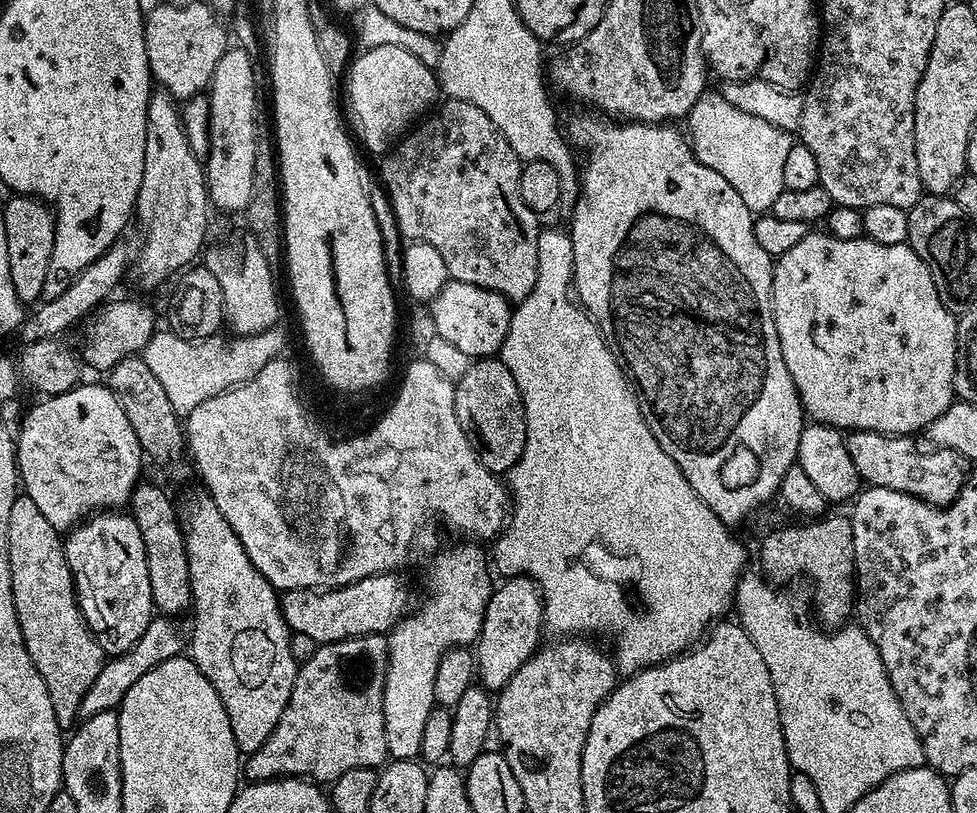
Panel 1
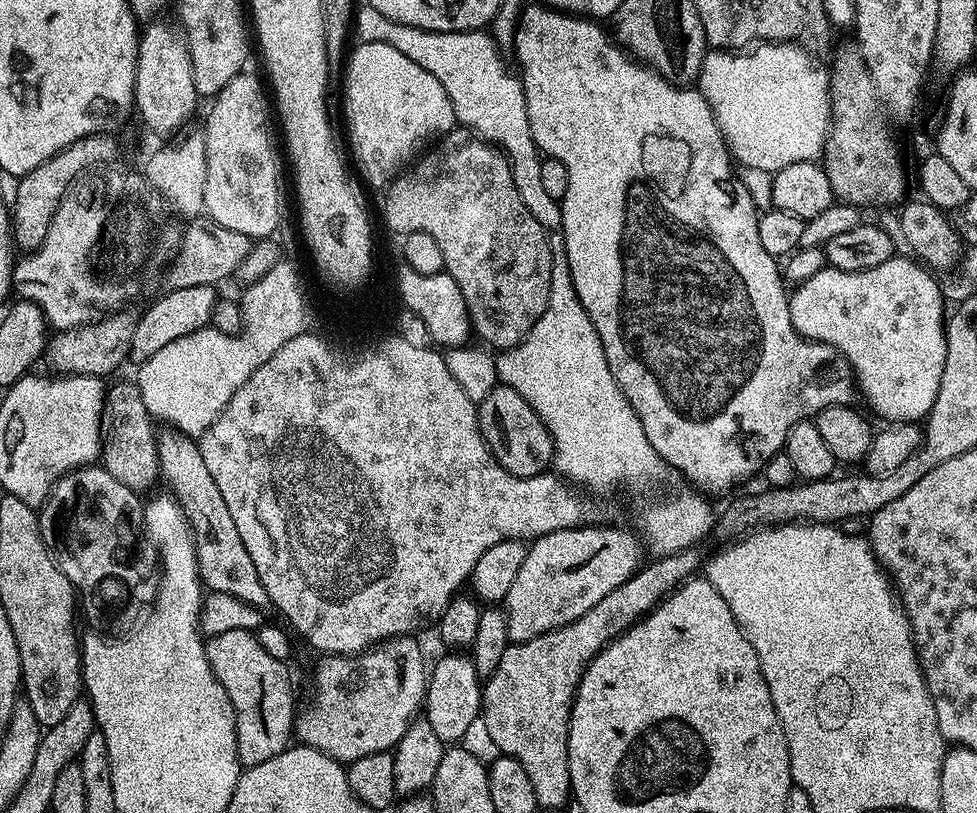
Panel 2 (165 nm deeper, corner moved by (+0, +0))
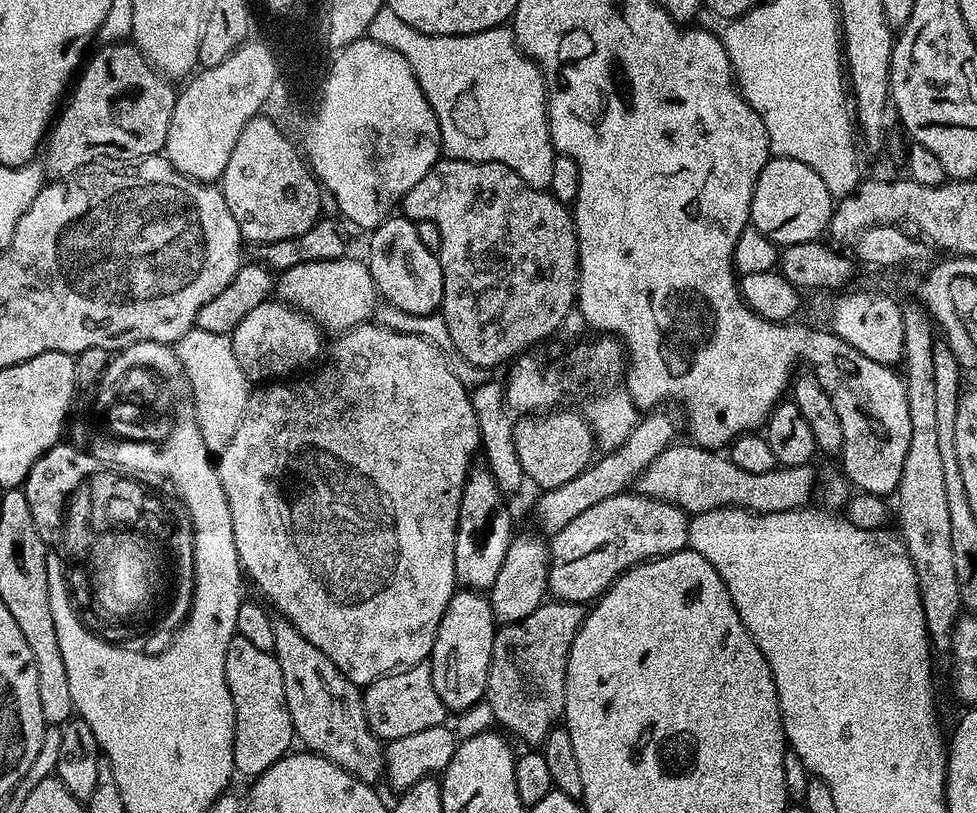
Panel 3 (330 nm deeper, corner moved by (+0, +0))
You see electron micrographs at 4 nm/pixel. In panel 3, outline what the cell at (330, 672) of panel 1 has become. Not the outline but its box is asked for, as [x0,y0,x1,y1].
[363,663,449,742]

